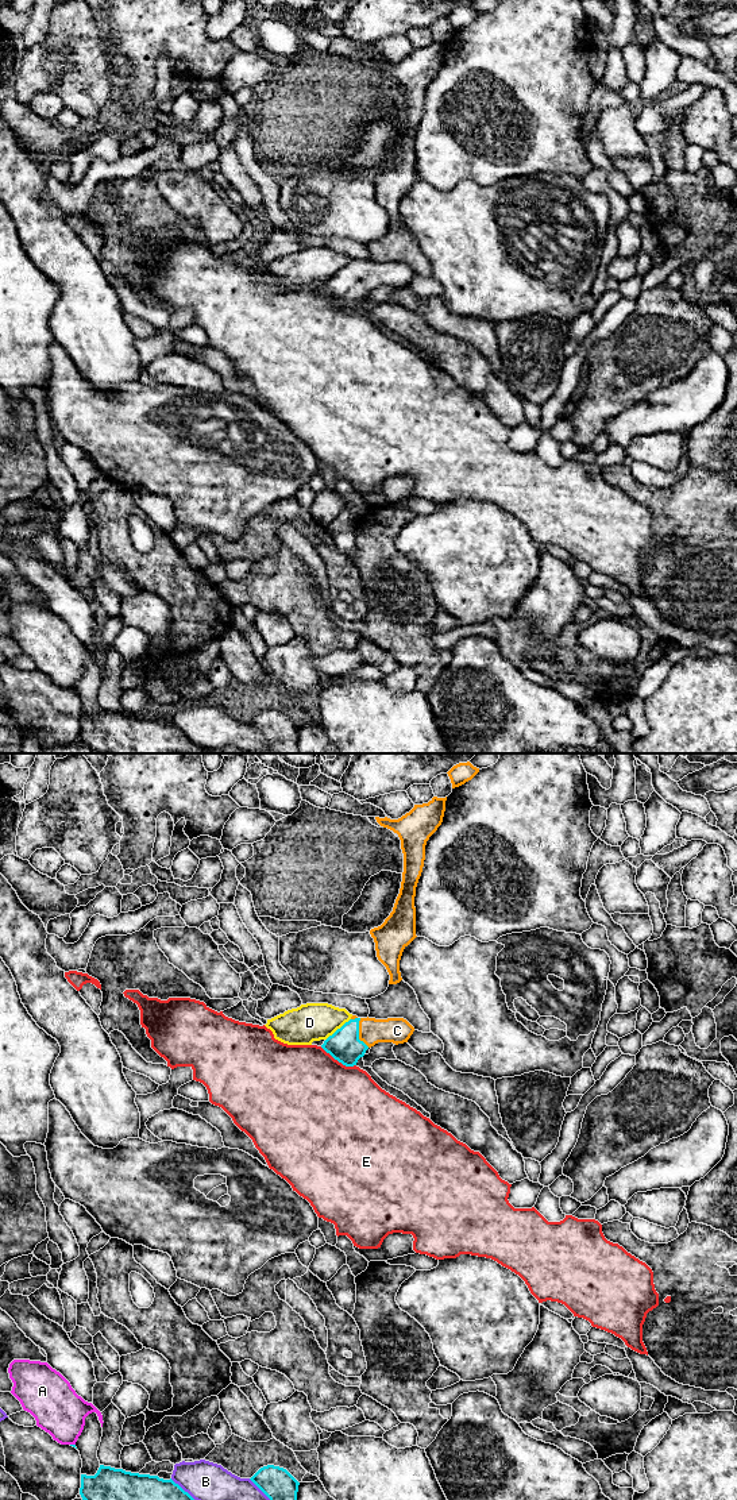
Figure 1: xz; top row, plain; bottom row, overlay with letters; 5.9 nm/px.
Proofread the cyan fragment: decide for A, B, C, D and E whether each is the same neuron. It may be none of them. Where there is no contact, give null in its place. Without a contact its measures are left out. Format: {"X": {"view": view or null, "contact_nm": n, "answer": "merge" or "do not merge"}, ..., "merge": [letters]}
{"A": {"view": "xz", "contact_nm": 30, "answer": "do not merge"}, "B": {"view": "xz", "contact_nm": 600, "answer": "do not merge"}, "C": {"view": "xz", "contact_nm": 190, "answer": "merge"}, "D": {"view": "xz", "contact_nm": 200, "answer": "do not merge"}, "E": {"view": "xz", "contact_nm": 240, "answer": "do not merge"}, "merge": ["C"]}

